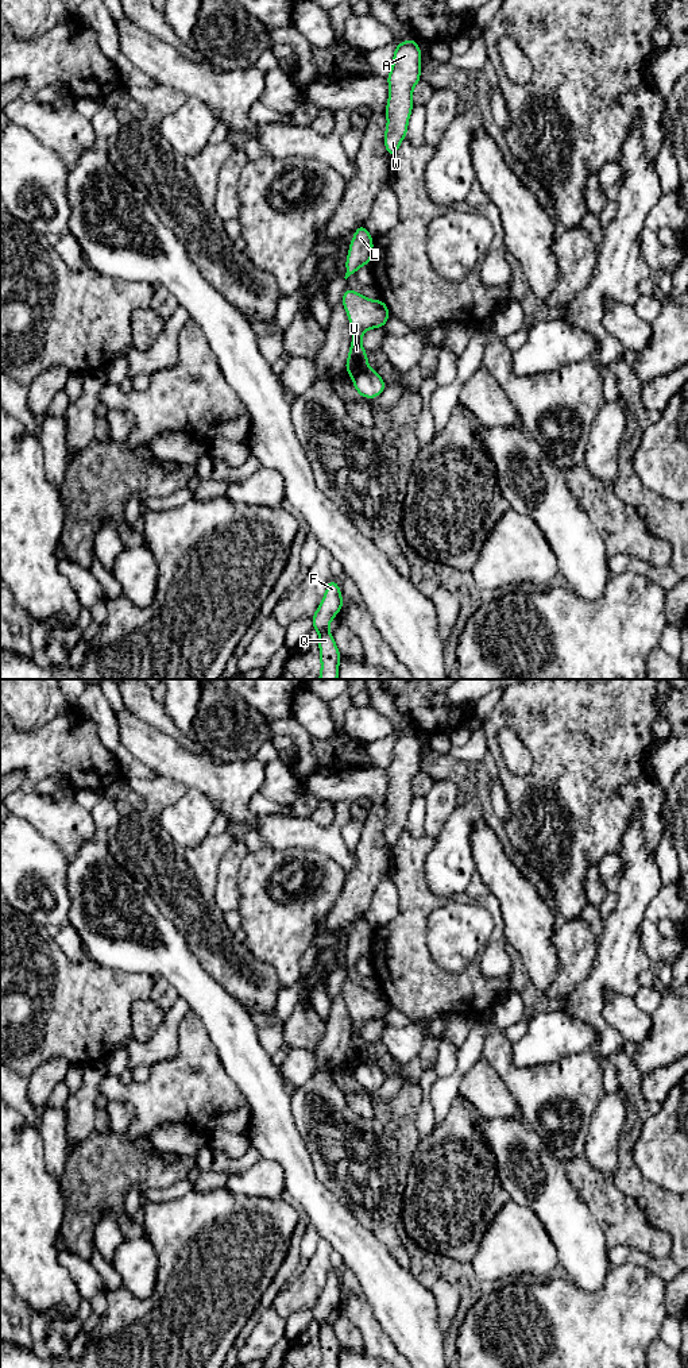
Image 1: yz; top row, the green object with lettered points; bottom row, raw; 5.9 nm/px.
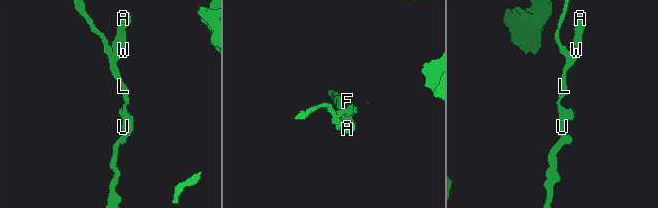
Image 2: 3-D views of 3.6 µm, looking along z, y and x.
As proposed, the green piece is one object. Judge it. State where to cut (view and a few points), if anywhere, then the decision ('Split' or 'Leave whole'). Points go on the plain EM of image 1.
Split along yz (368, 1059), (352, 1070). Split

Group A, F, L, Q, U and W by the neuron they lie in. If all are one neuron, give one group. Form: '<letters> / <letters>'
A L U W / F Q

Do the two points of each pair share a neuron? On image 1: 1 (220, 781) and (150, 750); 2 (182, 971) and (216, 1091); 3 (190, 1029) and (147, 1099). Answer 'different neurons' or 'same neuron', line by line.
1: same neuron
2: different neurons
3: same neuron

